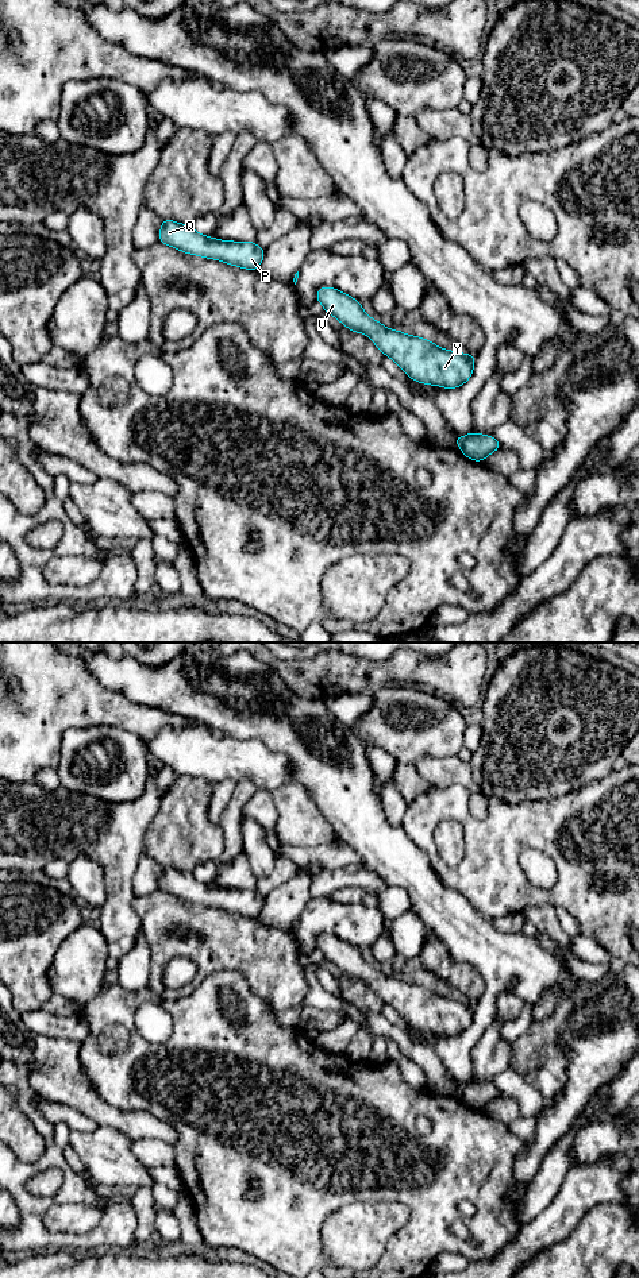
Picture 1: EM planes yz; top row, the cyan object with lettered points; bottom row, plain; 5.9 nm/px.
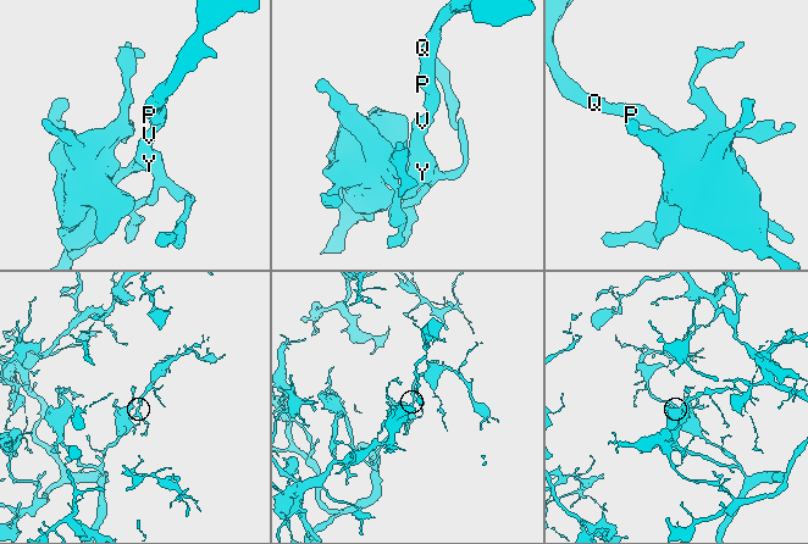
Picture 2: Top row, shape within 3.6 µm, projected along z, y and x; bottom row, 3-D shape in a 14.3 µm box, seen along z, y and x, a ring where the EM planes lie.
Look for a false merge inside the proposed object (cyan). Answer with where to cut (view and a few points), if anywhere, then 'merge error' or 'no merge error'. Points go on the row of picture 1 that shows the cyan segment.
cut none; no merge error

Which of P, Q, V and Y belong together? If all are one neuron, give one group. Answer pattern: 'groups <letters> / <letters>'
groups P Q V Y

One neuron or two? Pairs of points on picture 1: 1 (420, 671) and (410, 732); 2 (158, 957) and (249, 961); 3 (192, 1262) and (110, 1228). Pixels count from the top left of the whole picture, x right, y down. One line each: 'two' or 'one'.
1: two
2: one
3: two

